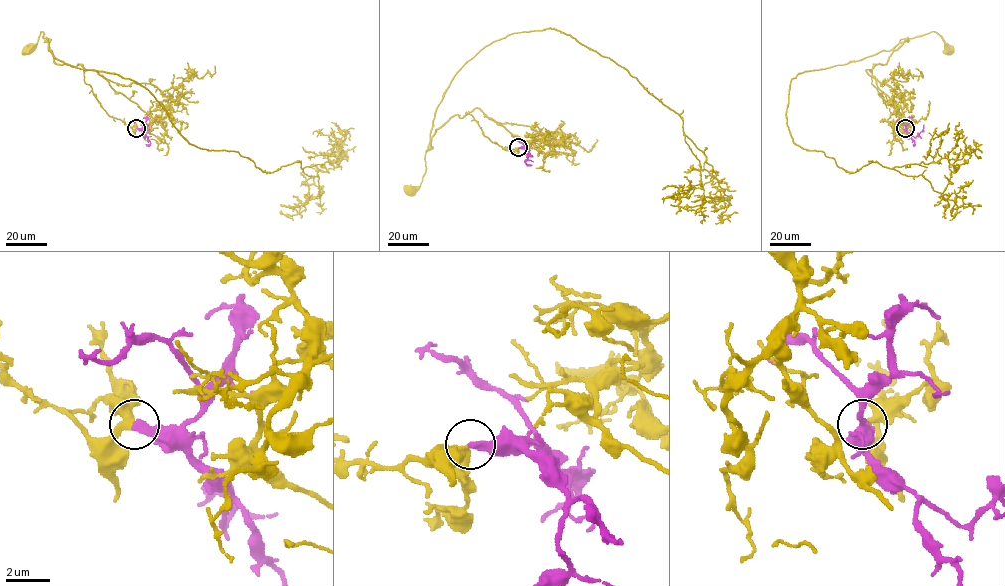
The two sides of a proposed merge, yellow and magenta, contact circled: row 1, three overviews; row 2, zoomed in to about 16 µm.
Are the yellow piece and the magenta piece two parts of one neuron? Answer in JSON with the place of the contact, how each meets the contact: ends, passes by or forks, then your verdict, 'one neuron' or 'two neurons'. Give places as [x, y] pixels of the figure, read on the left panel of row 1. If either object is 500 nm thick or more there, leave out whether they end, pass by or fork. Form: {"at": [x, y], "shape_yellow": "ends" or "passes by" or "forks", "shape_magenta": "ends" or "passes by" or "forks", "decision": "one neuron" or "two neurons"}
{"at": [136, 128], "shape_yellow": "passes by", "shape_magenta": "ends", "decision": "one neuron"}

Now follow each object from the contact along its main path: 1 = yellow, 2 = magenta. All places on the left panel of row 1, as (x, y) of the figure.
1: (136, 128), (106, 113), (84, 82), (80, 65), (54, 61), (49, 40), (42, 31), (35, 48), (27, 50)
2: (136, 128), (145, 137), (145, 124)

